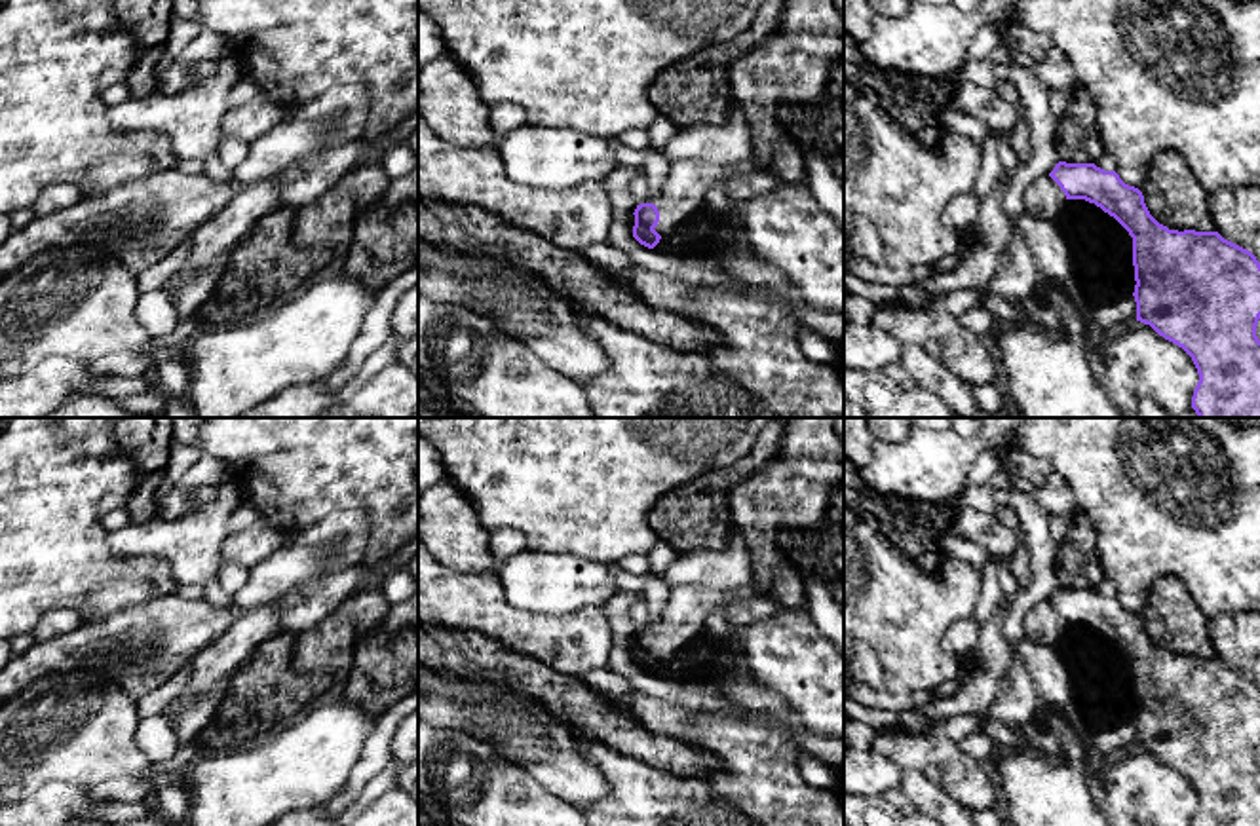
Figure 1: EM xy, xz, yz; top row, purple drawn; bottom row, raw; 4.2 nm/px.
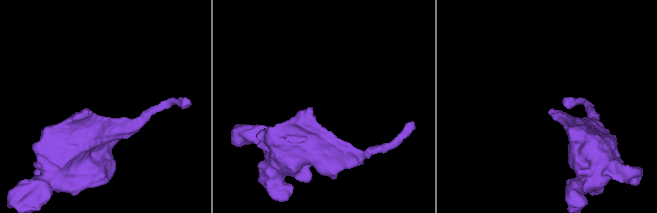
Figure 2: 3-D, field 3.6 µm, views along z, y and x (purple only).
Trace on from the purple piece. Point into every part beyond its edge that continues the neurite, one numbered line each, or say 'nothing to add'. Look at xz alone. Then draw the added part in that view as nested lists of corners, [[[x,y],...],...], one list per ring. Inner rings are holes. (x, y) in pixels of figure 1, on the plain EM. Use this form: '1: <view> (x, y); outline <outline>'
1: xz (683, 621); outline [[[756,583],[734,591],[709,591],[697,587],[677,587],[669,591],[667,606],[654,629],[659,636],[659,648],[654,653],[659,661],[673,657],[677,651],[703,640],[707,636],[705,619],[711,611],[732,600],[760,596],[762,589]]]

